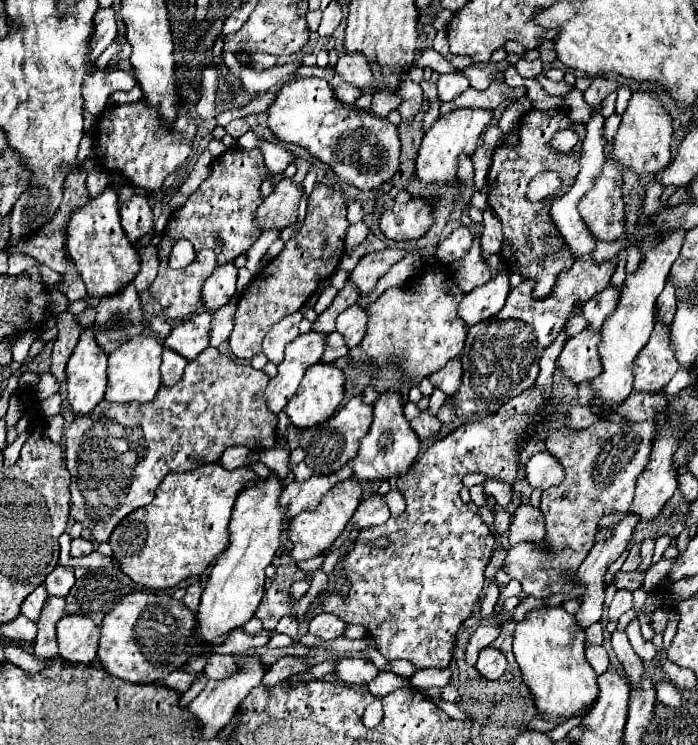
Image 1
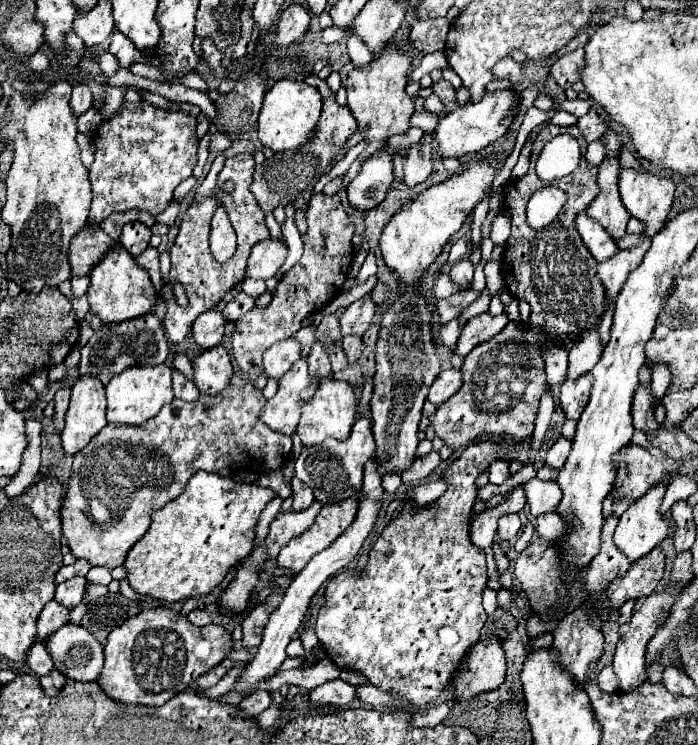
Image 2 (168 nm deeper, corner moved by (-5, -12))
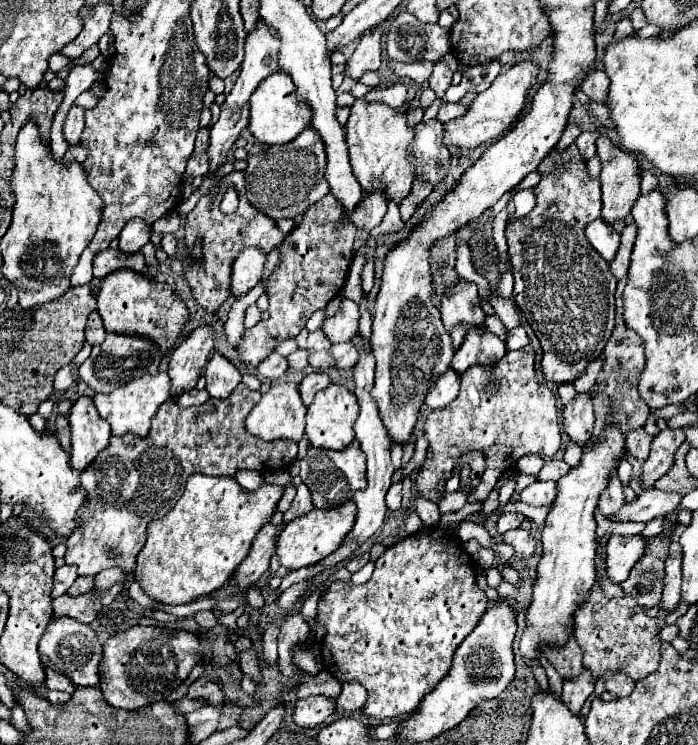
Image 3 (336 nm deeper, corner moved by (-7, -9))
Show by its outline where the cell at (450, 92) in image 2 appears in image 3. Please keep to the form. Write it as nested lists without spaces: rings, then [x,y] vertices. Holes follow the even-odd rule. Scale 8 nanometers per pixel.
[[[441,59],[433,65],[433,73],[429,77],[429,87],[437,93],[437,97],[441,97],[447,87],[451,85],[451,77],[453,77],[453,71],[447,67],[447,63]]]

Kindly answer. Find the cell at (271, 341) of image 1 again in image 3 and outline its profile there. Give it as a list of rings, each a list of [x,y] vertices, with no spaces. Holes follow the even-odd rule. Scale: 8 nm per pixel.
[[[271,353],[265,361],[261,361],[261,365],[257,367],[257,371],[267,381],[275,381],[275,379],[279,379],[287,371],[287,359],[281,357],[279,353]]]

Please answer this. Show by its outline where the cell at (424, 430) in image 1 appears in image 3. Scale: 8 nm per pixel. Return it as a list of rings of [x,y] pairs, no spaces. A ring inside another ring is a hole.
[[[393,483],[387,491],[387,509],[397,511],[401,507],[401,483]]]

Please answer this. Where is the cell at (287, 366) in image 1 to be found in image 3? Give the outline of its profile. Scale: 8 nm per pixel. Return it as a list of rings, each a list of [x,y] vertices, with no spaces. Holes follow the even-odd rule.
[[[275,383],[271,389],[261,397],[261,401],[251,409],[245,429],[261,437],[263,441],[275,441],[275,439],[291,439],[291,441],[301,441],[303,431],[305,431],[305,405],[299,395],[299,385],[295,383]]]

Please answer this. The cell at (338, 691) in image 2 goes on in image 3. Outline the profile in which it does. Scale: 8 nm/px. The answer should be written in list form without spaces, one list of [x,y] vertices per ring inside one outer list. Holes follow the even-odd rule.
[[[307,697],[307,699],[299,699],[295,703],[295,711],[293,711],[293,721],[299,727],[311,729],[321,725],[329,715],[333,715],[335,711],[335,699],[327,699],[327,697]]]

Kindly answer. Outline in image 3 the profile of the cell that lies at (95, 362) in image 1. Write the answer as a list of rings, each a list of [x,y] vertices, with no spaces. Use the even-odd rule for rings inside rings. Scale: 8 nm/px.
[[[79,397],[69,413],[69,425],[73,441],[71,467],[77,471],[85,471],[93,463],[93,459],[109,445],[109,423],[97,417],[97,411],[93,409],[93,399]]]

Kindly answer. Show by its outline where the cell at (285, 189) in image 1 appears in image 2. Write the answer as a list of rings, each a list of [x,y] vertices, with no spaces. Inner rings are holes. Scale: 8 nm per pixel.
[[[269,236],[251,248],[249,264],[247,264],[247,278],[261,278],[267,280],[277,274],[281,264],[289,254],[289,246],[283,238]]]

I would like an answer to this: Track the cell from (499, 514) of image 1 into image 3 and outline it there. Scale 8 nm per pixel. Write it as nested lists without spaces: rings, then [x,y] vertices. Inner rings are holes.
[[[513,511],[513,513],[503,513],[503,515],[499,515],[497,531],[499,531],[499,533],[505,533],[505,531],[509,531],[509,529],[517,529],[523,519],[525,519],[525,517],[523,517],[521,513],[517,513],[517,511]]]

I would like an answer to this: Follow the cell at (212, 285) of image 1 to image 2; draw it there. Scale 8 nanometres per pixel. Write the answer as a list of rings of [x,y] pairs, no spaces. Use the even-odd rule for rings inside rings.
[[[219,304],[199,314],[193,322],[193,340],[197,348],[207,350],[221,344],[223,334],[225,334],[225,324],[227,324],[227,318],[223,310],[219,310]]]

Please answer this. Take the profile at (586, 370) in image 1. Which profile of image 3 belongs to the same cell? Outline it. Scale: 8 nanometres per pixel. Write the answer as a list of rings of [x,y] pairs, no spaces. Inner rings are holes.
[[[591,393],[575,395],[575,399],[563,409],[563,431],[565,435],[577,443],[585,445],[591,439],[593,433],[593,403],[591,403]]]

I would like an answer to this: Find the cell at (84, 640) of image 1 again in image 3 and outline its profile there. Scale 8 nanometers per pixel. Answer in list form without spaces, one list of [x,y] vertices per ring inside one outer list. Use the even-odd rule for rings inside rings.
[[[53,617],[45,627],[45,633],[39,639],[39,655],[45,667],[55,669],[57,673],[69,677],[77,687],[95,687],[99,685],[99,661],[101,661],[101,643],[95,631],[89,625],[81,625],[71,617]]]

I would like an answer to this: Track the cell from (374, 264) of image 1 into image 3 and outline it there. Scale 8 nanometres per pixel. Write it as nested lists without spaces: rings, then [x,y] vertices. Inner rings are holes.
[[[343,299],[337,315],[325,319],[321,329],[331,343],[345,343],[355,337],[357,325],[359,325],[359,307],[355,305],[355,301]]]

